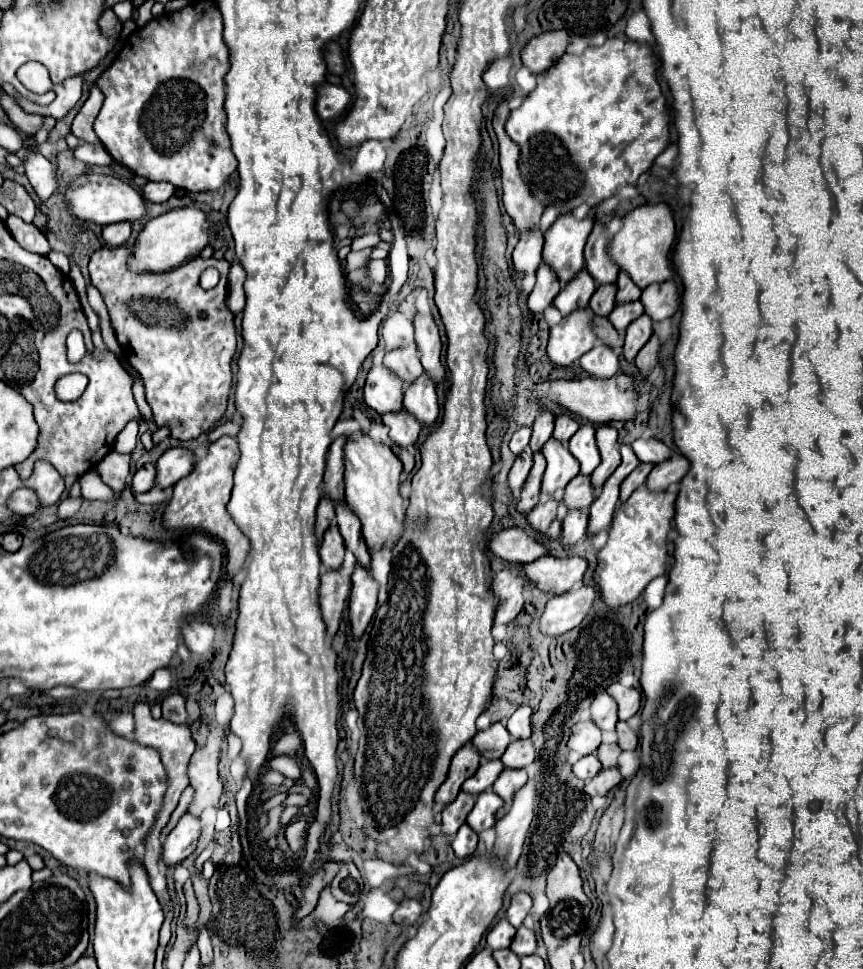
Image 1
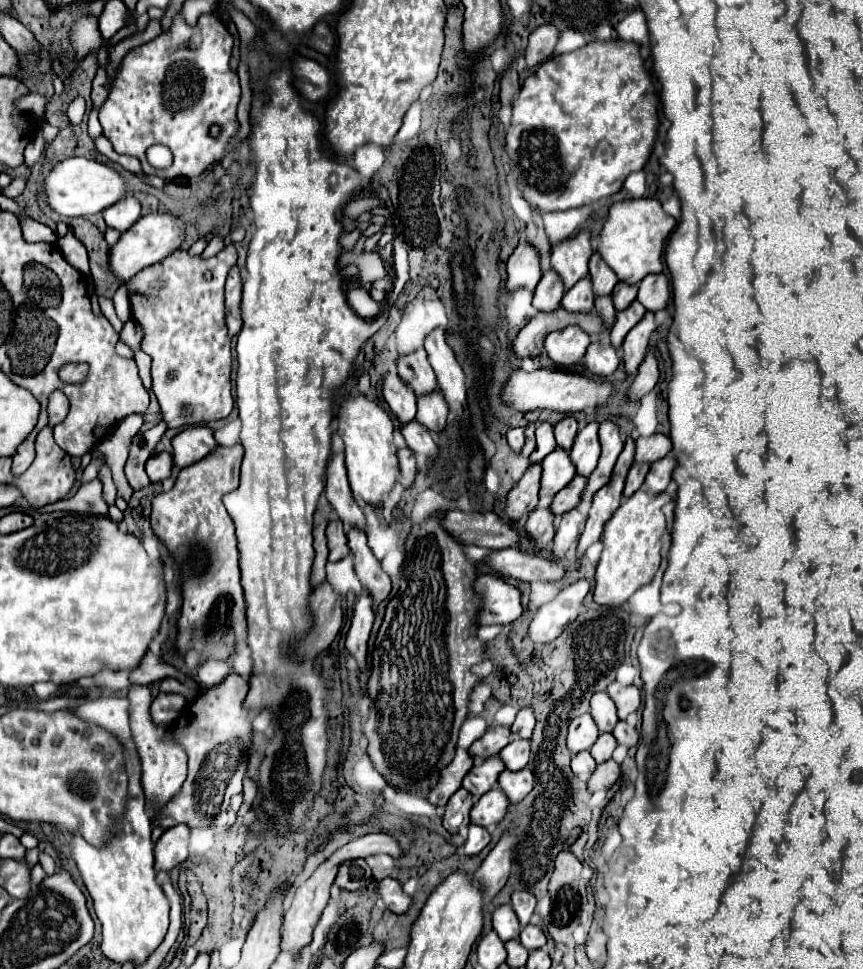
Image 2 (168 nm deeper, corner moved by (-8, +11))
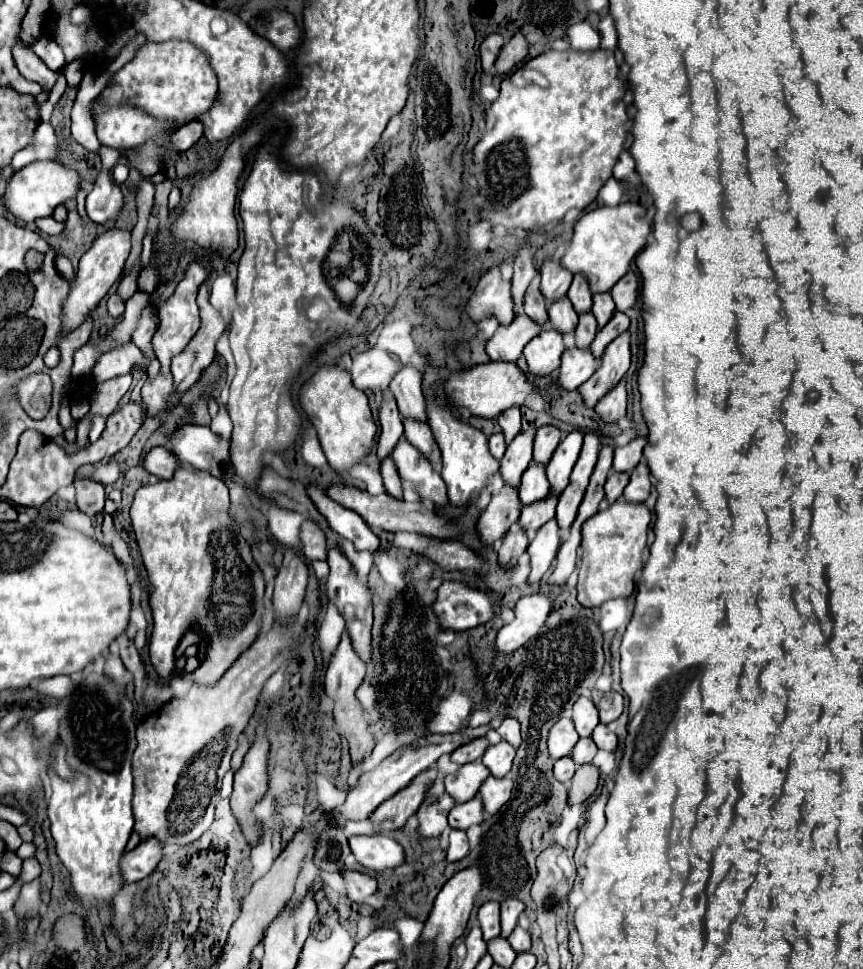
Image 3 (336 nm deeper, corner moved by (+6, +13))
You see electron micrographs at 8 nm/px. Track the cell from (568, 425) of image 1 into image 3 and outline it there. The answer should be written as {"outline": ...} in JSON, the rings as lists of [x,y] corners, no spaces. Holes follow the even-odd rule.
{"outline":[[[553,425],[539,427],[533,439],[533,463],[537,465],[547,465],[553,457],[553,451],[557,449],[561,439],[561,433]]]}

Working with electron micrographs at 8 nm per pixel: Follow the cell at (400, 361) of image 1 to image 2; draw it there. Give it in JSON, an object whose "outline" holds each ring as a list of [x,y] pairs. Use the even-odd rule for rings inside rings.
{"outline":[[[417,349],[413,353],[401,355],[397,359],[397,373],[415,391],[417,397],[425,395],[437,387],[437,379],[429,365],[429,357],[427,357],[425,349]]]}

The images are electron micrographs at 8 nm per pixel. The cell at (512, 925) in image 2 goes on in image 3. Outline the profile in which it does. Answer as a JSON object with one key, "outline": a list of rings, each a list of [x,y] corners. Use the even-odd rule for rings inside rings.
{"outline":[[[487,901],[485,905],[481,905],[479,909],[479,923],[481,923],[481,929],[483,929],[483,939],[485,941],[491,941],[495,937],[499,937],[499,903],[497,901]]]}

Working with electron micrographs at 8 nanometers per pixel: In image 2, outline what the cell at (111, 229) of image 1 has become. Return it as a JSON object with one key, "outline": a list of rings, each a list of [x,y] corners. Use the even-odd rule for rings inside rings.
{"outline":[[[127,195],[123,201],[119,201],[119,205],[111,205],[111,209],[103,211],[103,219],[109,227],[117,229],[119,233],[125,233],[141,217],[139,211],[139,201],[133,195]]]}

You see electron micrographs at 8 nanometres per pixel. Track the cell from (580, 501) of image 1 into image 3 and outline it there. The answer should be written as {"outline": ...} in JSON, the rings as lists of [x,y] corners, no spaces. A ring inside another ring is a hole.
{"outline":[[[549,495],[541,503],[525,505],[521,511],[521,517],[519,517],[521,529],[527,531],[529,535],[533,535],[539,527],[543,527],[547,521],[551,521],[555,517],[555,505],[557,505],[557,497],[553,497],[553,495]]]}

